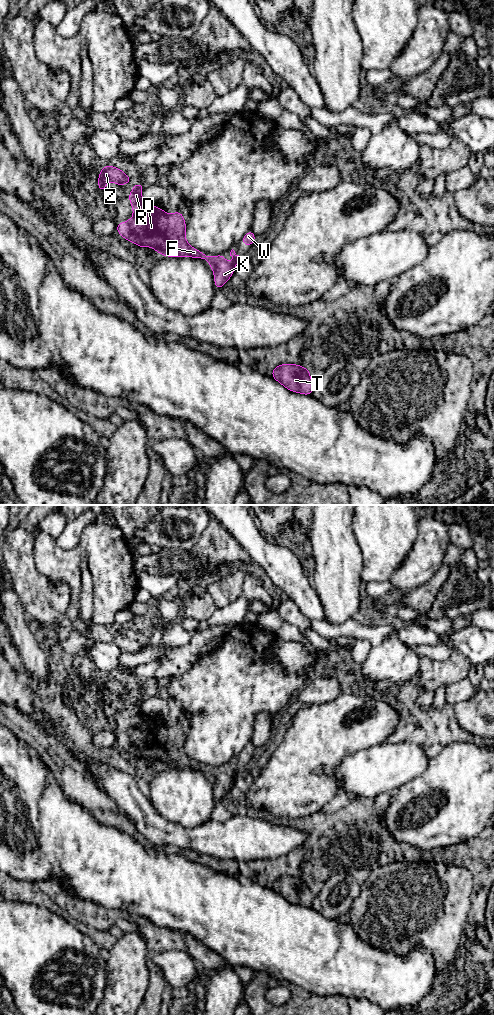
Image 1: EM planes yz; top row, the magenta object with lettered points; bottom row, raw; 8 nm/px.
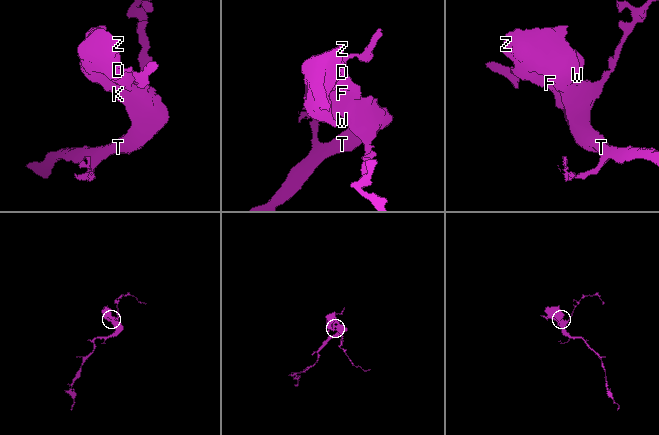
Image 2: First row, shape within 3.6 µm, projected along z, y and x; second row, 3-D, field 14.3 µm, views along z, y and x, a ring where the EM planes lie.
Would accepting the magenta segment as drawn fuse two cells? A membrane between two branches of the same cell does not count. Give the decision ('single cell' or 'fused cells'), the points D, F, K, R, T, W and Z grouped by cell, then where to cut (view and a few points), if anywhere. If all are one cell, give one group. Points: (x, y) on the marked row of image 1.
single cell; groups D F K R T W Z; cut none

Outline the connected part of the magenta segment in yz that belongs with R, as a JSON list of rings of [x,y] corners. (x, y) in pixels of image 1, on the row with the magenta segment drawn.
[[[138,182],[127,196],[133,207],[134,218],[116,224],[120,236],[139,247],[150,246],[163,256],[188,256],[207,260],[213,269],[215,289],[221,289],[244,256],[240,253],[236,256],[232,249],[230,256],[235,258],[231,263],[227,263],[224,254],[208,257],[205,253],[192,248],[185,239],[186,222],[182,213],[178,210],[168,215],[162,208],[146,203],[141,198],[143,188],[144,186]]]

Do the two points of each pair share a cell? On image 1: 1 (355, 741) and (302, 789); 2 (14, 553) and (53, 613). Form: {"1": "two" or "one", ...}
{"1": "one", "2": "one"}

